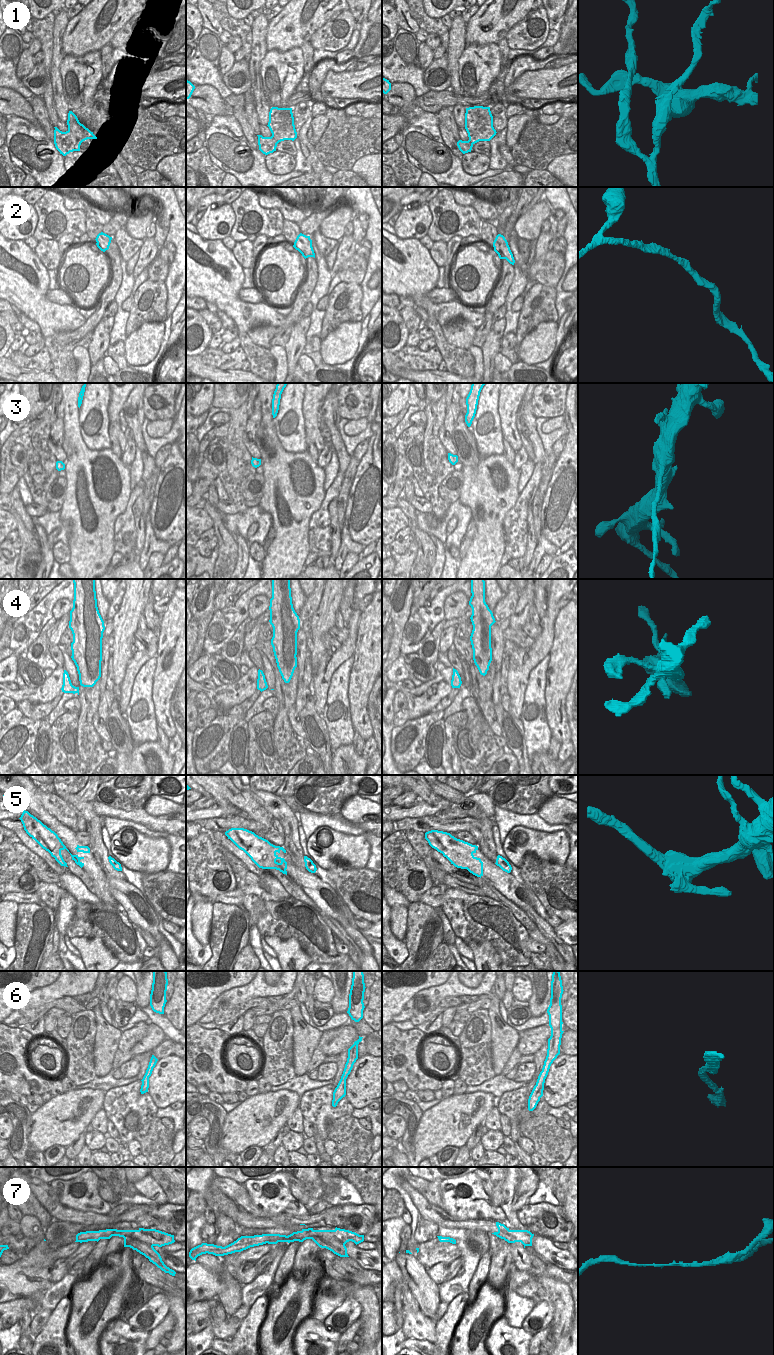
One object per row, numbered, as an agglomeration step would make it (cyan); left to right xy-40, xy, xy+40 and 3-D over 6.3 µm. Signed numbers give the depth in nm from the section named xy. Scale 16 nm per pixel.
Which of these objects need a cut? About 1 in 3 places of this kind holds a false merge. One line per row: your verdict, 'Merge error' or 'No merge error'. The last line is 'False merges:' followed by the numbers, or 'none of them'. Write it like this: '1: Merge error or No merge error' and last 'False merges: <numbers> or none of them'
1: Merge error
2: No merge error
3: Merge error
4: No merge error
5: Merge error
6: No merge error
7: Merge error
False merges: 1, 3, 5, 7.

